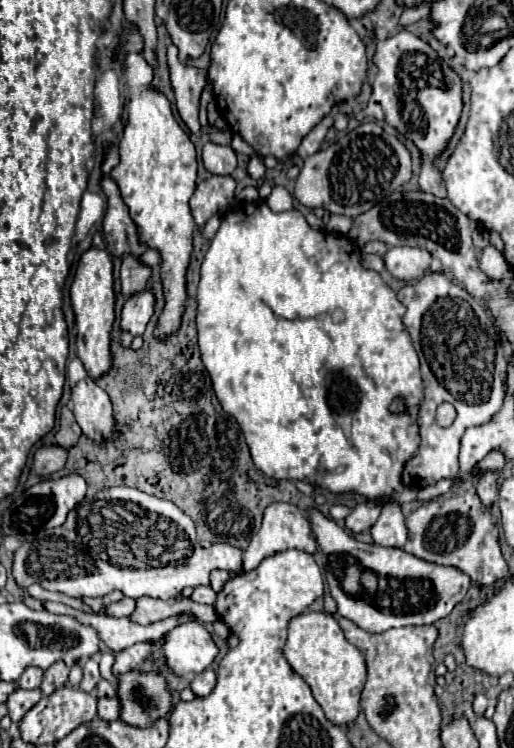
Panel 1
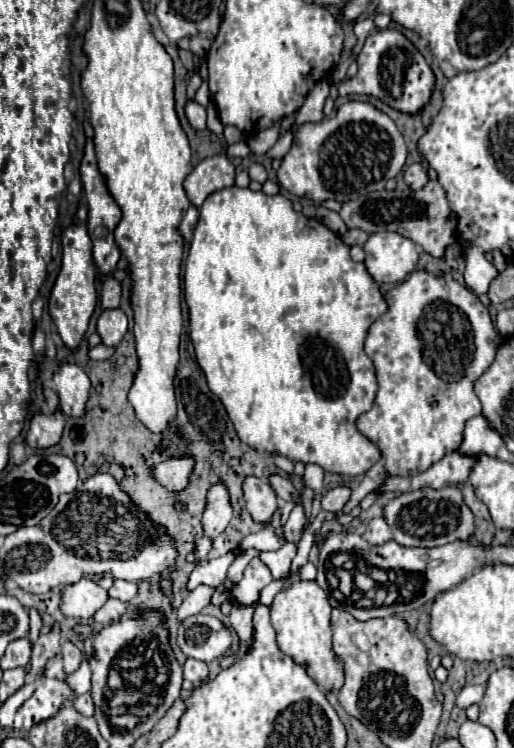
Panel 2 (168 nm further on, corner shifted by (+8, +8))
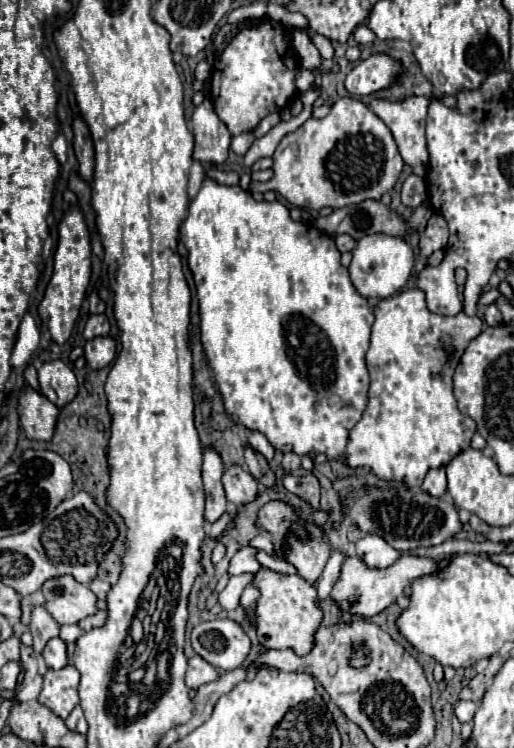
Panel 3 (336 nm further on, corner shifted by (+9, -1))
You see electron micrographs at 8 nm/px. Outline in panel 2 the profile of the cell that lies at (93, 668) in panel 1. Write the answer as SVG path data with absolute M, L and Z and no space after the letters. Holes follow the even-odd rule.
M66 642L62 646L62 658L64 658L64 672L66 674L72 674L74 670L78 670L78 666L82 664L84 656L82 656L82 650L78 646L74 646L72 642Z

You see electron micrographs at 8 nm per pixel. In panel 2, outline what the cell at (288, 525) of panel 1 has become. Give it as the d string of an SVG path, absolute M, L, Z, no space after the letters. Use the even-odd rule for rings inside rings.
M248 476L244 480L244 500L254 522L266 524L278 508L278 498L266 480Z

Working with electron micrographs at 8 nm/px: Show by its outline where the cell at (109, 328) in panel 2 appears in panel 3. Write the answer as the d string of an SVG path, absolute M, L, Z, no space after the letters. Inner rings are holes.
M95 337L85 345L85 359L91 369L103 369L115 359L115 341L111 337Z

